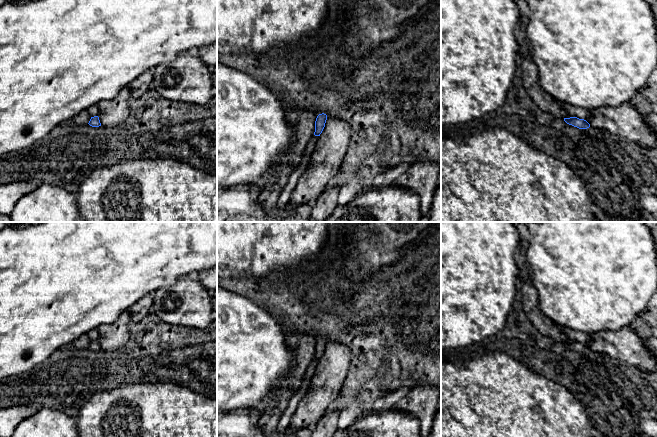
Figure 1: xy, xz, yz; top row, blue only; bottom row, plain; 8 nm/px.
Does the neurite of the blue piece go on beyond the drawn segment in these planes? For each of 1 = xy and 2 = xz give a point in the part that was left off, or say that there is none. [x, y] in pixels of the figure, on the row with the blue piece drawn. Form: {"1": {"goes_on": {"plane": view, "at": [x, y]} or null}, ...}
{"1": {"goes_on": null}, "2": {"goes_on": null}}

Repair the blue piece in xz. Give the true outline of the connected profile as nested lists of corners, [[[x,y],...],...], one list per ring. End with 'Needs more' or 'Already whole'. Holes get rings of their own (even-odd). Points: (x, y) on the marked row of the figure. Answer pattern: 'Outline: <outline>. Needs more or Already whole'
Outline: [[[324,113],[319,114],[317,116],[315,121],[315,132],[314,132],[315,136],[320,136],[325,127],[326,120],[327,120],[327,115]]]. Already whole

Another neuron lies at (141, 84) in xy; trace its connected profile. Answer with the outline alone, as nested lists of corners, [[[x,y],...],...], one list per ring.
[[[147,70],[134,79],[128,86],[131,92],[131,98],[139,98],[149,90],[151,88],[152,78],[152,70]]]

